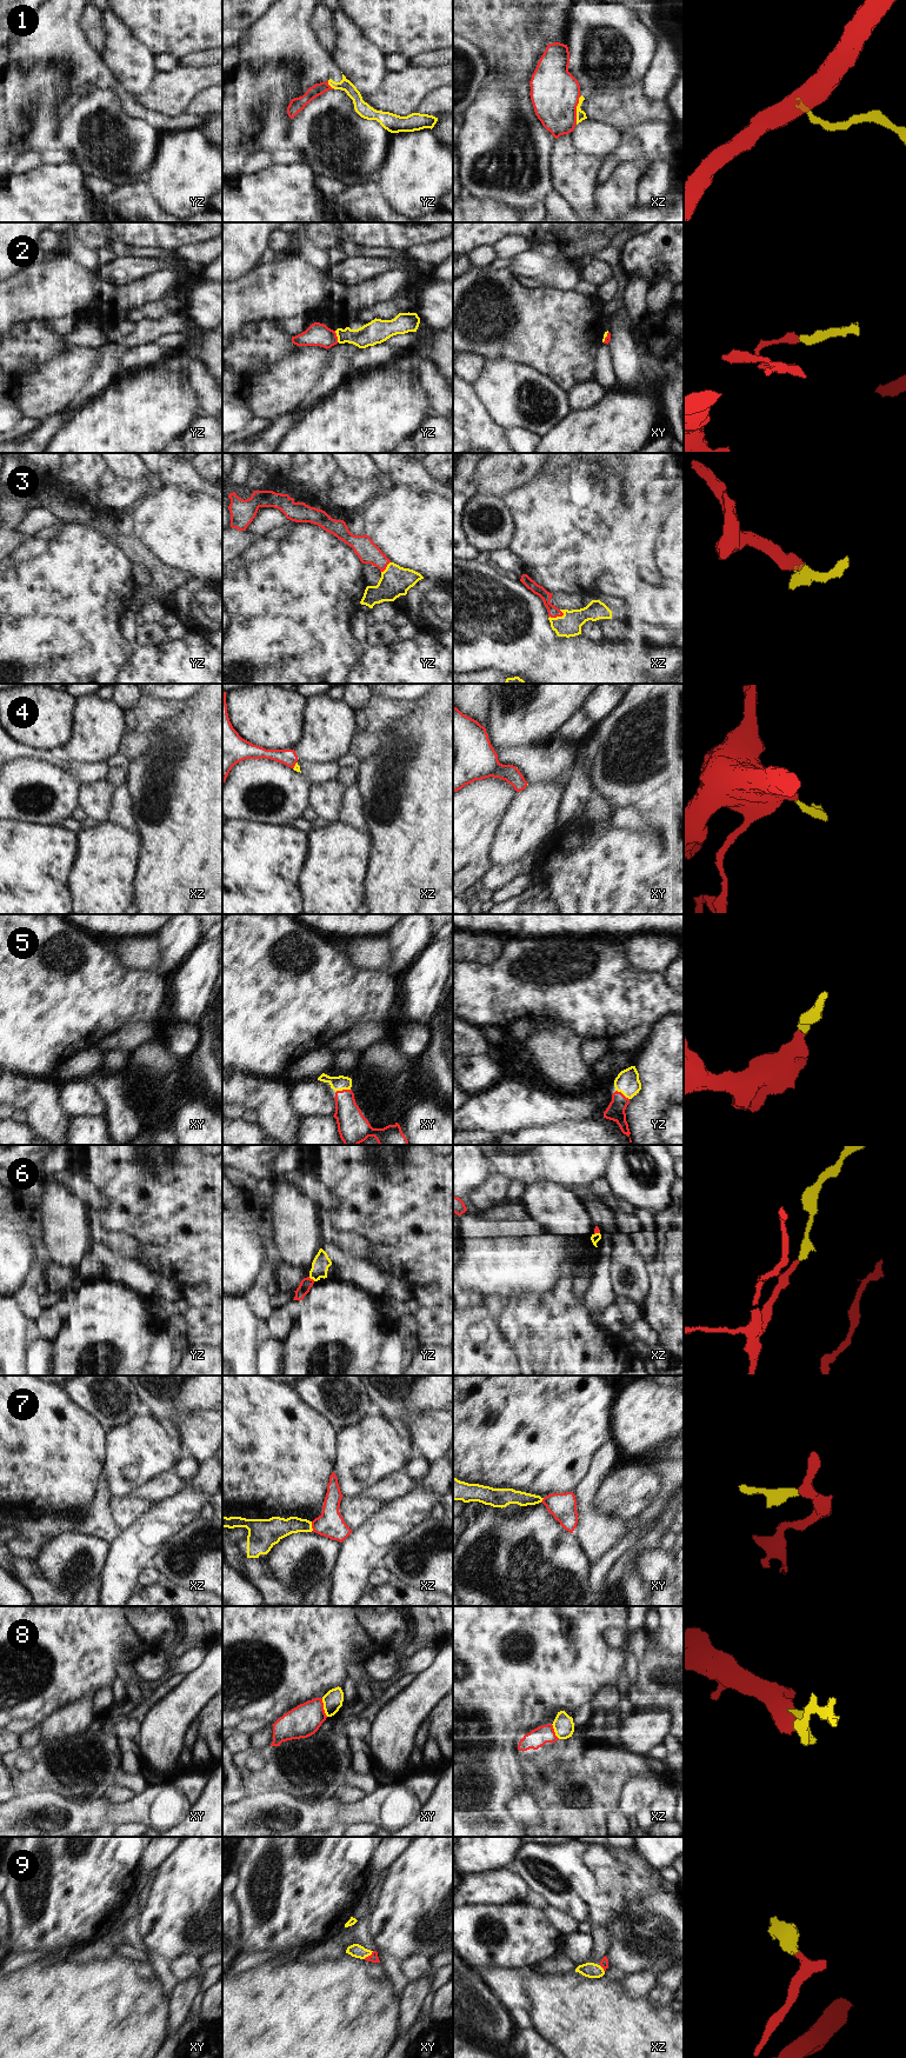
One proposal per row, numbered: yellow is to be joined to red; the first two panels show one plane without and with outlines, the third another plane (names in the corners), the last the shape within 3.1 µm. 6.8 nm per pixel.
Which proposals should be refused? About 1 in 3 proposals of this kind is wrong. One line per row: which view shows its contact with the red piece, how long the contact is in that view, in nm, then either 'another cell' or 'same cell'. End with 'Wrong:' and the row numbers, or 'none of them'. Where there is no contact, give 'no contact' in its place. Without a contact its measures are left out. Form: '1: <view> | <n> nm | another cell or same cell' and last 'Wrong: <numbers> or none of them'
1: xz | 200 nm | another cell
2: yz | 80 nm | another cell
3: xz | 110 nm | same cell
4: xz | 50 nm | same cell
5: xy | 110 nm | same cell
6: yz | 50 nm | same cell
7: xz | 70 nm | same cell
8: xy | 130 nm | another cell
9: xy | 90 nm | same cell
Wrong: 1, 2, 8

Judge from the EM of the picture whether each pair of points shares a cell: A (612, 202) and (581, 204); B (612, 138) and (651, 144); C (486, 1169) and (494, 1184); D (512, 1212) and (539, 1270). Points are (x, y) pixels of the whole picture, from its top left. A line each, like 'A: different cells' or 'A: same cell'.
A: different cells
B: different cells
C: different cells
D: different cells

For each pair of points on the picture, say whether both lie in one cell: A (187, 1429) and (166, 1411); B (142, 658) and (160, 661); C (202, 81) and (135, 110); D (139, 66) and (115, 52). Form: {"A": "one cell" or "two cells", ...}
{"A": "two cells", "B": "one cell", "C": "two cells", "D": "one cell"}

